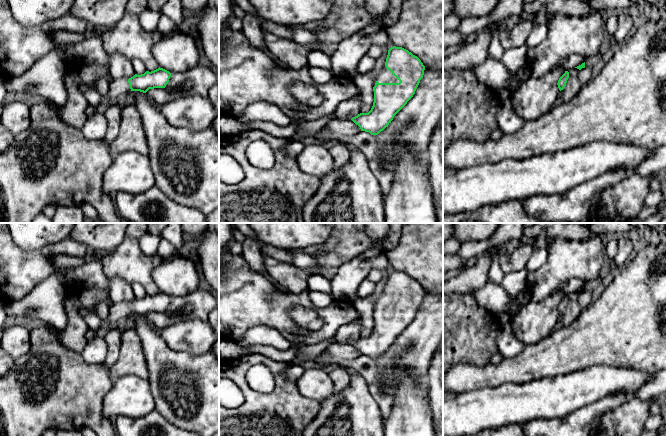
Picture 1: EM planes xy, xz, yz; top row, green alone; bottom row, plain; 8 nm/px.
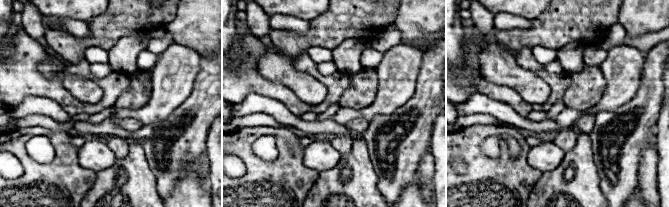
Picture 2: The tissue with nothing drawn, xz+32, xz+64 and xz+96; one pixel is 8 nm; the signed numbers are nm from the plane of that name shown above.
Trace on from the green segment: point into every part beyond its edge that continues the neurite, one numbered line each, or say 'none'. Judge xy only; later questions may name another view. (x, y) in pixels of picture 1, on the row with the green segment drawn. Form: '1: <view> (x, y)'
1: xy (118, 87)

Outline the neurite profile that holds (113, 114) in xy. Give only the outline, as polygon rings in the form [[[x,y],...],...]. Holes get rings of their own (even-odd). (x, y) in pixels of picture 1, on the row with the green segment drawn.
[[[114,104],[104,112],[104,116],[107,120],[107,132],[104,141],[108,145],[114,141],[120,131],[121,111],[122,108]]]

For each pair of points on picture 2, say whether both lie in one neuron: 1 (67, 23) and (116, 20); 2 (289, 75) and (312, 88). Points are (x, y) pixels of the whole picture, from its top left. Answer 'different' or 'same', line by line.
1: different
2: same

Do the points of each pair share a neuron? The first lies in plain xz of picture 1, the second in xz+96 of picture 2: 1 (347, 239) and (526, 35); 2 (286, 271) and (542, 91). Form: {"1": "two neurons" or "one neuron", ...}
{"1": "one neuron", "2": "two neurons"}

